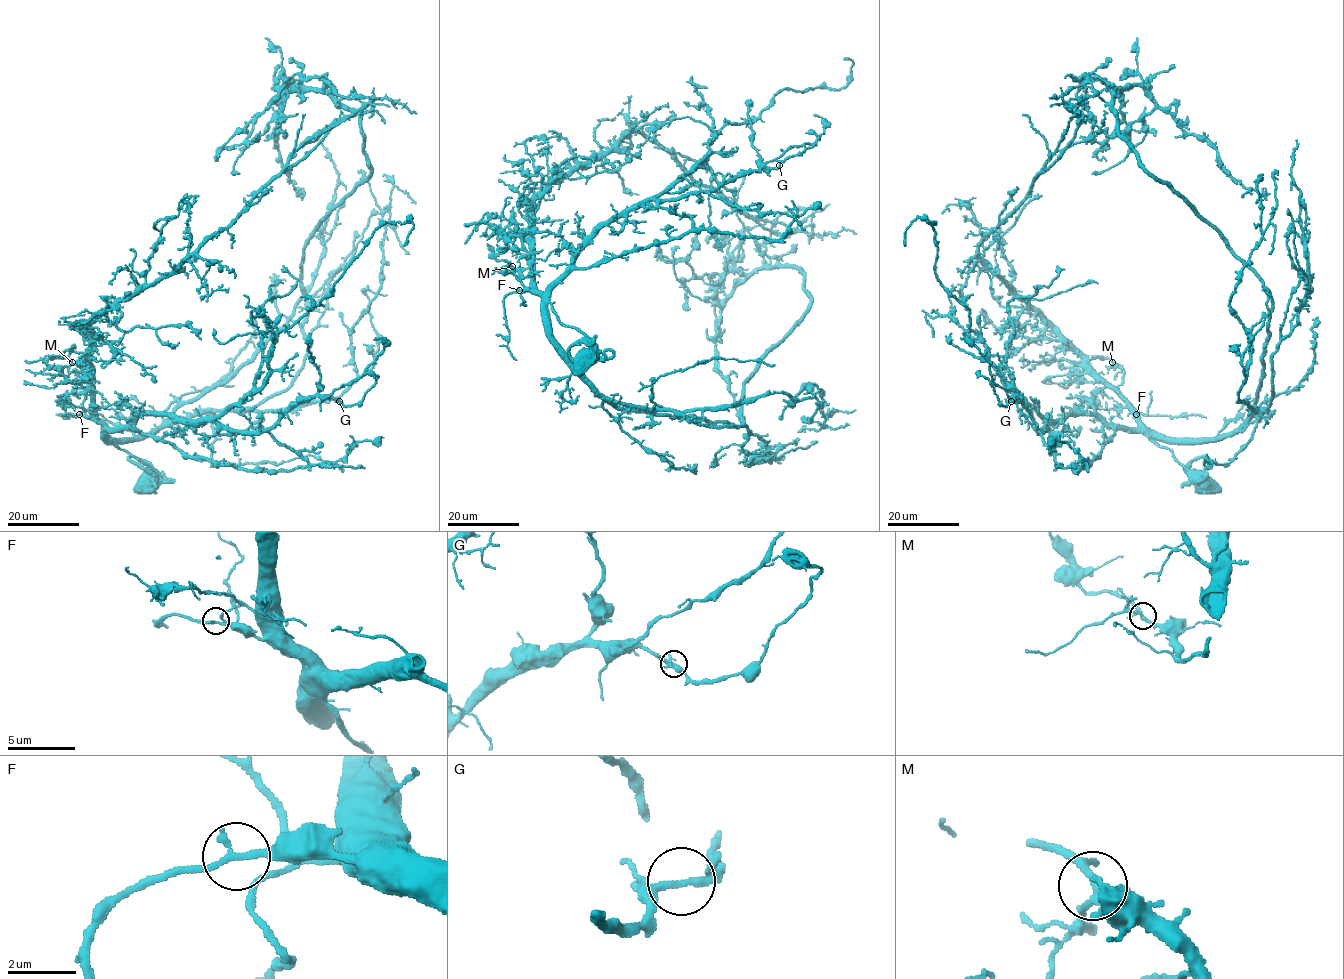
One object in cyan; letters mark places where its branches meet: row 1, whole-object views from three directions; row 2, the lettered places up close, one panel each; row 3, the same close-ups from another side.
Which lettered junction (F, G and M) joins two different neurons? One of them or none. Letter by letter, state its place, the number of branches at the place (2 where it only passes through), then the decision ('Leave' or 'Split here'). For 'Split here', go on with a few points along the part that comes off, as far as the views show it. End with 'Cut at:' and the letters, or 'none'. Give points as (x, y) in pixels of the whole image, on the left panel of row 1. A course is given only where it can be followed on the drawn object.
F: Place: (79, 414). Branches: 4. Leave
G: Place: (339, 401). Branches: 4. Leave
M: Place: (72, 362). Branches: 4. Leave
Cut at: none

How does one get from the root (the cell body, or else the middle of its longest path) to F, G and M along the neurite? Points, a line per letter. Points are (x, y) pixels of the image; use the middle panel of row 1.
F: (587, 352), (591, 341), (576, 329), (563, 325), (548, 302), (530, 290), (519, 290)
G: (587, 352), (591, 341), (560, 322), (548, 298), (571, 257), (600, 228), (649, 200), (716, 191), (780, 165)
M: (587, 352), (591, 341), (560, 322), (553, 306), (535, 289), (533, 274), (530, 272), (522, 278), (512, 266)

